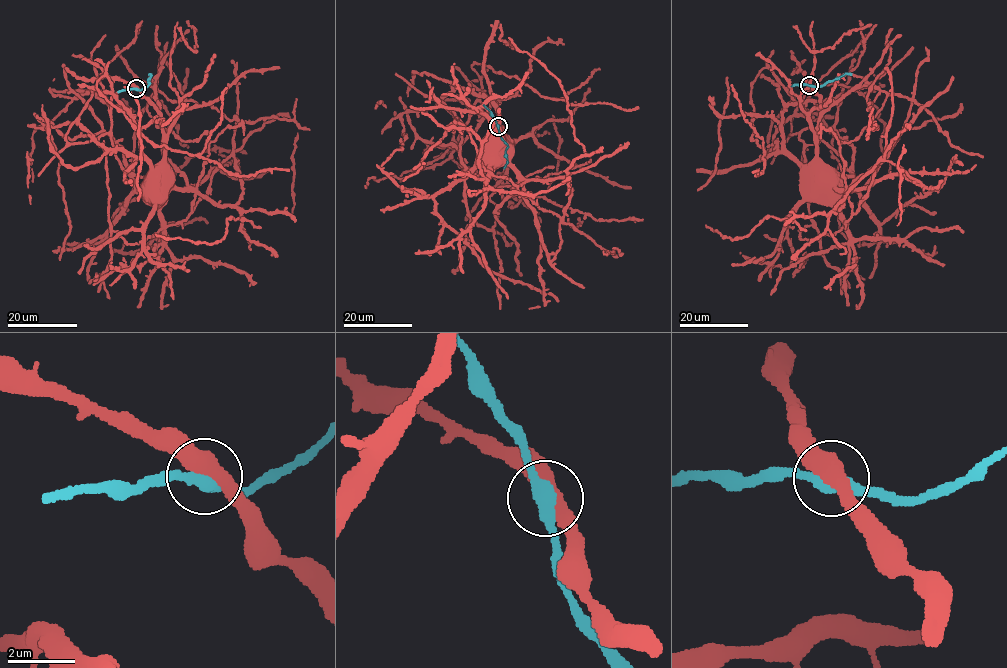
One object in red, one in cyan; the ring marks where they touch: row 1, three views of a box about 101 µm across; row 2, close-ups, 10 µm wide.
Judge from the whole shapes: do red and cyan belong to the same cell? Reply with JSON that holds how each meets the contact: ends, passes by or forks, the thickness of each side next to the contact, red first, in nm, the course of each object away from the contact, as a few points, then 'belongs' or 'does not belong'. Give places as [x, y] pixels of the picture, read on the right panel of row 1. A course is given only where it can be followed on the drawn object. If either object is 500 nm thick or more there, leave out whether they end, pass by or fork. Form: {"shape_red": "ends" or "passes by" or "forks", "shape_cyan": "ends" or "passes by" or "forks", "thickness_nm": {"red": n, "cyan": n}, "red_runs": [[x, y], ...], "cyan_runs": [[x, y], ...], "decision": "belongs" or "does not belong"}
{"shape_red": "passes by", "shape_cyan": "passes by", "thickness_nm": {"red": 480, "cyan": 400}, "red_runs": [[810, 85], [819, 98], [821, 109], [818, 160], [812, 171], [813, 181]], "cyan_runs": [[810, 85], [818, 87], [851, 74]], "decision": "belongs"}

